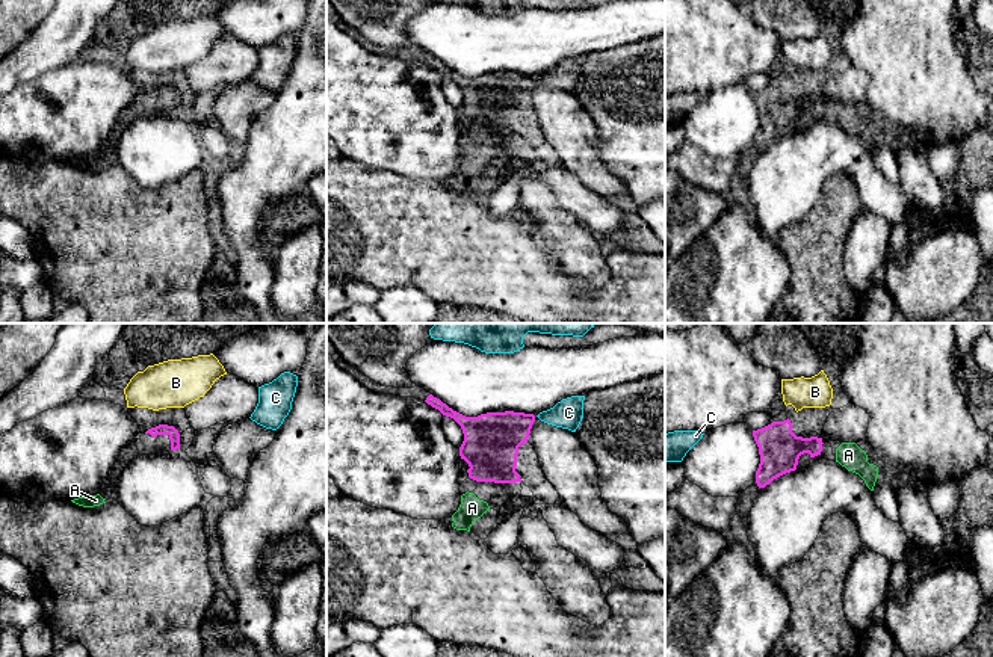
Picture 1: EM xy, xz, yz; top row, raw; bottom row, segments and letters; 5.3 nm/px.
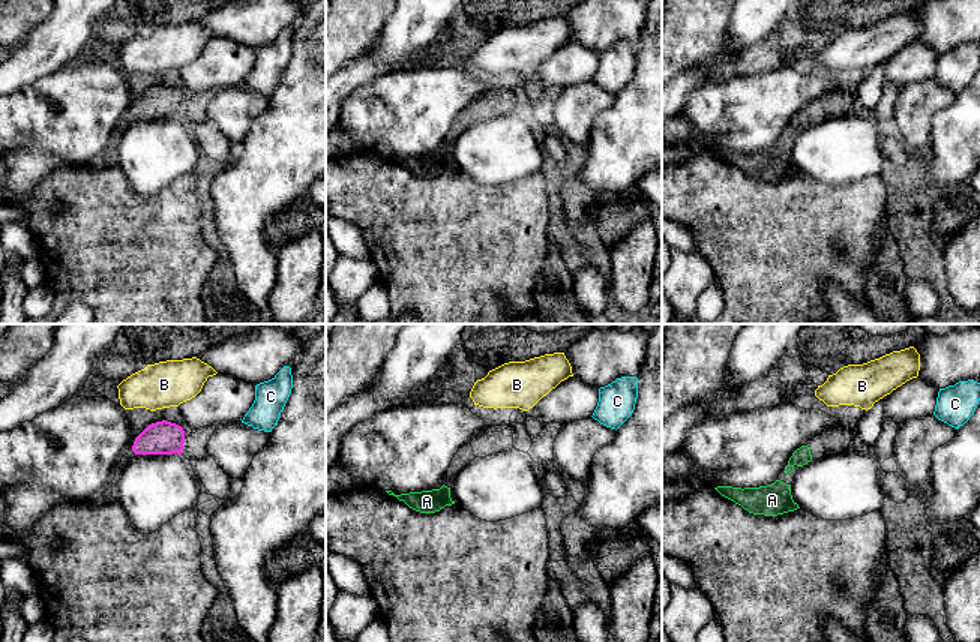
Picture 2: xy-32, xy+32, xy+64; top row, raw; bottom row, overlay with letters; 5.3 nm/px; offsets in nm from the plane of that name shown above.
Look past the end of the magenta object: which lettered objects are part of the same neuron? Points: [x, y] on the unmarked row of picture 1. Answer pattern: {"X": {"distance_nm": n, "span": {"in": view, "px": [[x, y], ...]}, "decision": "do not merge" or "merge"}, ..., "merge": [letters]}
{"A": {"distance_nm": 70, "span": {"in": "xz", "px": [[476, 142], [472, 154]]}, "decision": "merge"}, "B": {"distance_nm": 60, "span": {"in": "yz", "px": [[788, 80], [795, 71]]}, "decision": "do not merge"}, "C": {"distance_nm": 20, "span": {"in": "xz", "px": [[534, 77], [537, 77]]}, "decision": "do not merge"}, "merge": ["A"]}

